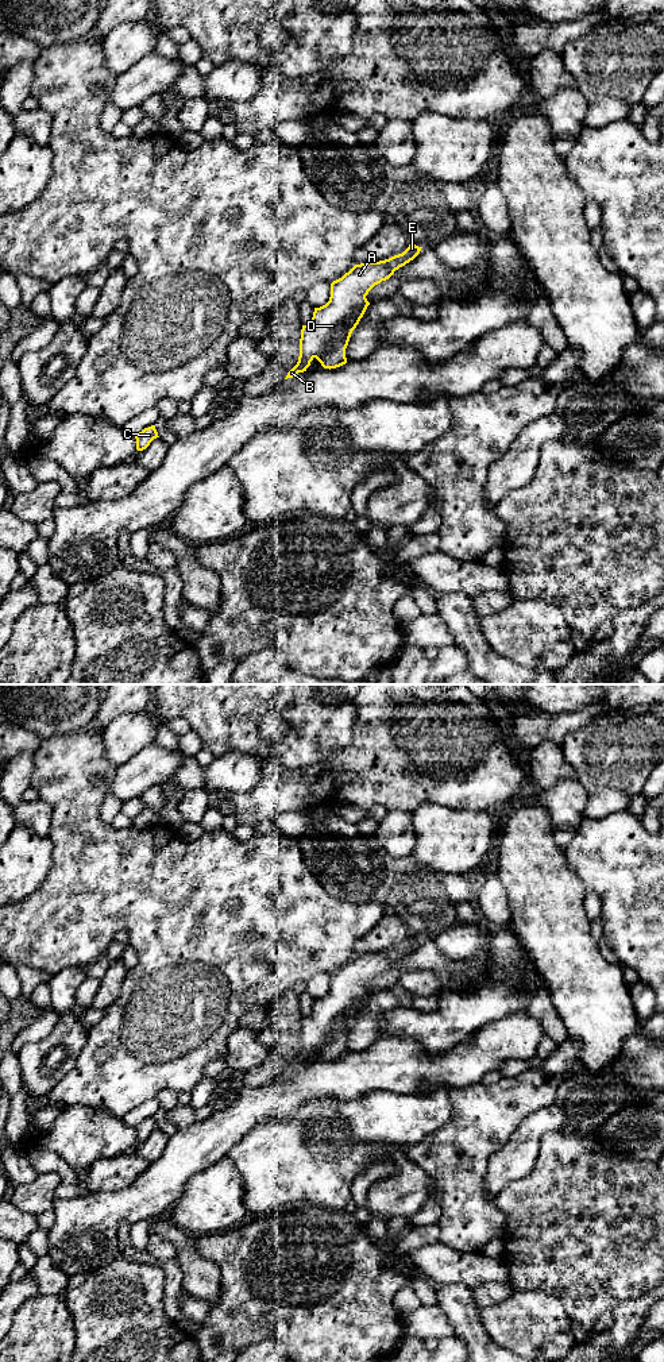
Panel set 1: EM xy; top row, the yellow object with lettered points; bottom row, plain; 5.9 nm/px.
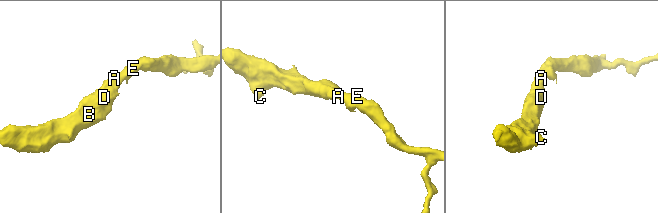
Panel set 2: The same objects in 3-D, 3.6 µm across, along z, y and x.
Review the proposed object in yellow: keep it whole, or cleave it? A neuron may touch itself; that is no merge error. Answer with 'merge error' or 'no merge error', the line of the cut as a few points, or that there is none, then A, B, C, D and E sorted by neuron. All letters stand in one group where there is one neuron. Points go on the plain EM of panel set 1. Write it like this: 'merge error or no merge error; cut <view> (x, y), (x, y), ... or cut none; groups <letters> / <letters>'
no merge error; cut none; groups A B C D E

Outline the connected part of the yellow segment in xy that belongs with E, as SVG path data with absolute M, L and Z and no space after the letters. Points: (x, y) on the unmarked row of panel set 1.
M410 933L402 945L379 953L355 956L333 972L329 992L314 999L312 1012L302 1016L298 1053L285 1070L306 1062L314 1049L329 1061L345 1056L345 1039L351 1025L370 996L366 987L375 976L389 971L395 961L413 952L421 939Z

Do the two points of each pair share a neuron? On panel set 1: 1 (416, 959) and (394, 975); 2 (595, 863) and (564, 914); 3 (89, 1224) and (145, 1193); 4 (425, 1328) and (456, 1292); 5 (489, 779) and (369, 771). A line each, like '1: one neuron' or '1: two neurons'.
1: one neuron
2: two neurons
3: one neuron
4: two neurons
5: one neuron

